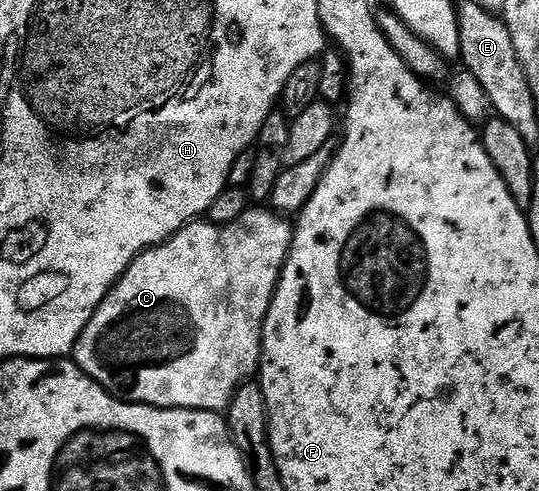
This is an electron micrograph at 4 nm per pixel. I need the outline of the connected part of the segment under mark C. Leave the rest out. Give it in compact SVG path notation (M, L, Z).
M250 209L243 213L243 217L239 217L239 221L231 221L227 225L208 221L186 223L185 227L175 232L170 239L163 241L158 247L147 248L144 253L135 257L135 261L131 261L131 265L121 274L116 285L107 293L107 297L103 297L91 321L87 321L87 329L83 329L75 348L75 362L118 399L145 403L149 407L182 407L188 411L224 412L238 387L252 376L249 375L252 371L254 374L258 370L261 362L263 325L277 282L281 280L281 270L285 268L293 244L294 230L294 224L286 216L279 215L272 209Z

